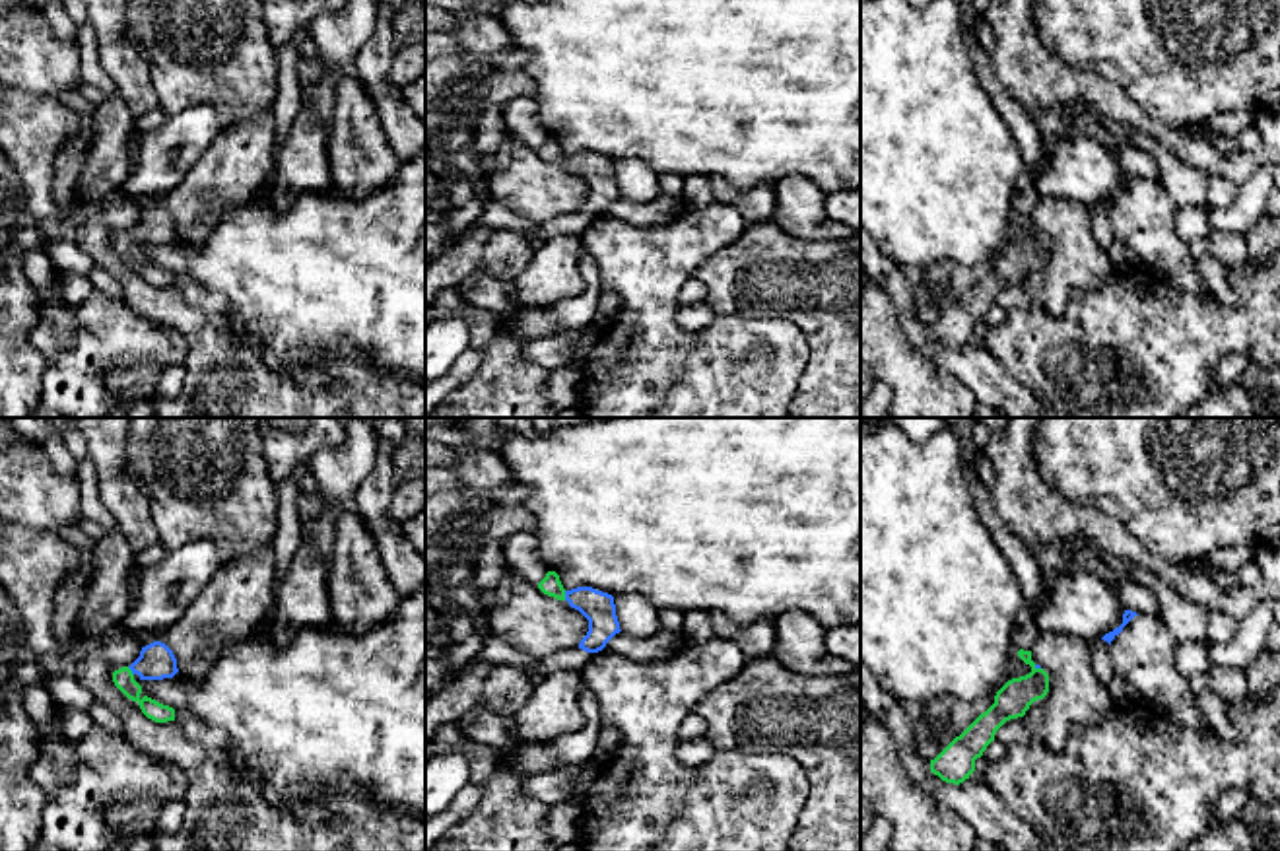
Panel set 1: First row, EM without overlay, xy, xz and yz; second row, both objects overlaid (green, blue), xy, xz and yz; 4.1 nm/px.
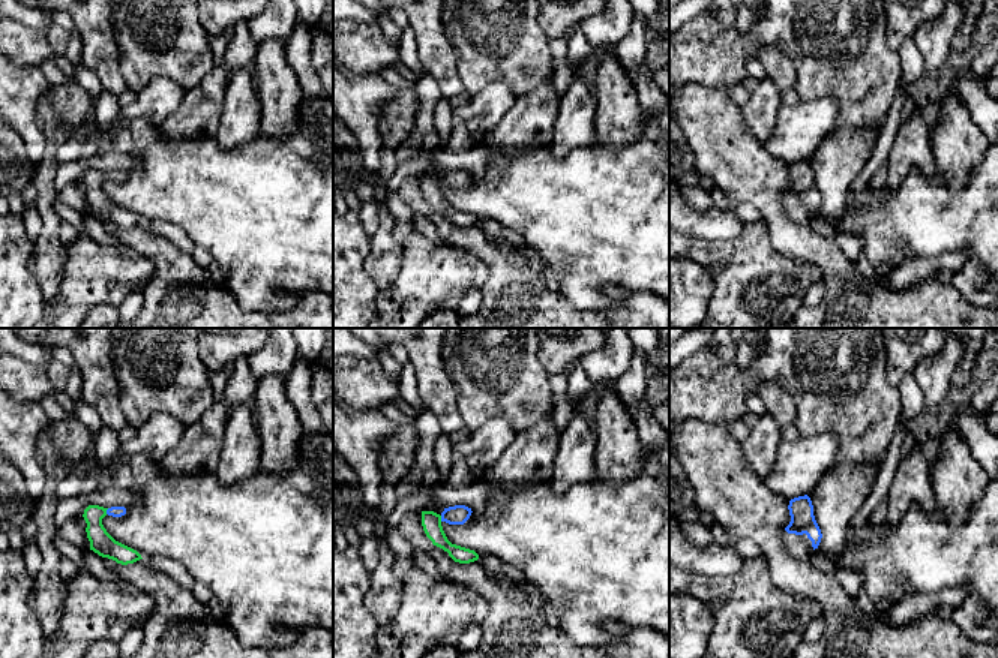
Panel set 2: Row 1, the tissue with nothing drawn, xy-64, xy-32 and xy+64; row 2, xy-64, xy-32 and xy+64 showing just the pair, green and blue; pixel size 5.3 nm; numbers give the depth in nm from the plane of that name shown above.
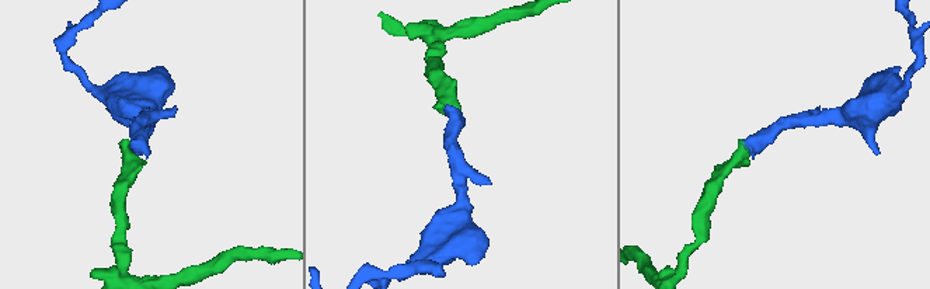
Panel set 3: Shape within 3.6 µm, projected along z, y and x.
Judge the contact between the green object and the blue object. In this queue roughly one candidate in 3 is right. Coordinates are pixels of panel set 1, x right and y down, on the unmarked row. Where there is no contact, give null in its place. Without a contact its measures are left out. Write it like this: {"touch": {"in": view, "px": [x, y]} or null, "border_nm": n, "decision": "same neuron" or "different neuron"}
{"touch": {"in": "xz", "px": [564, 160]}, "border_nm": 40, "decision": "same neuron"}

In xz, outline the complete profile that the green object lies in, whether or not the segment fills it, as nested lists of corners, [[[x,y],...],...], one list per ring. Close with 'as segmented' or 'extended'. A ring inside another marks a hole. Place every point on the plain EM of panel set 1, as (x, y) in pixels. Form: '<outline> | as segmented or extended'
[[[548,136],[538,148],[538,153],[548,161],[567,165],[571,173],[579,175],[589,185],[589,196],[581,204],[579,214],[598,218],[622,196],[612,159],[592,152],[565,155],[556,136]]] | extended

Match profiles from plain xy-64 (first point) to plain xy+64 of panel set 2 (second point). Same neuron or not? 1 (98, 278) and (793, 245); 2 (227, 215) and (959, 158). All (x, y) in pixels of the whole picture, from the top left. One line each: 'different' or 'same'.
1: different
2: different

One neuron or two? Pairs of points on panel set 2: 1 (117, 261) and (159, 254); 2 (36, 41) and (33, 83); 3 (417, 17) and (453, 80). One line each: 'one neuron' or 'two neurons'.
1: two neurons
2: two neurons
3: one neuron

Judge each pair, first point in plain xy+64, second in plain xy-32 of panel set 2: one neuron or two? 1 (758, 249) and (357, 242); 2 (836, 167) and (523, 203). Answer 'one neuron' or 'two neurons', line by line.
1: two neurons
2: two neurons

